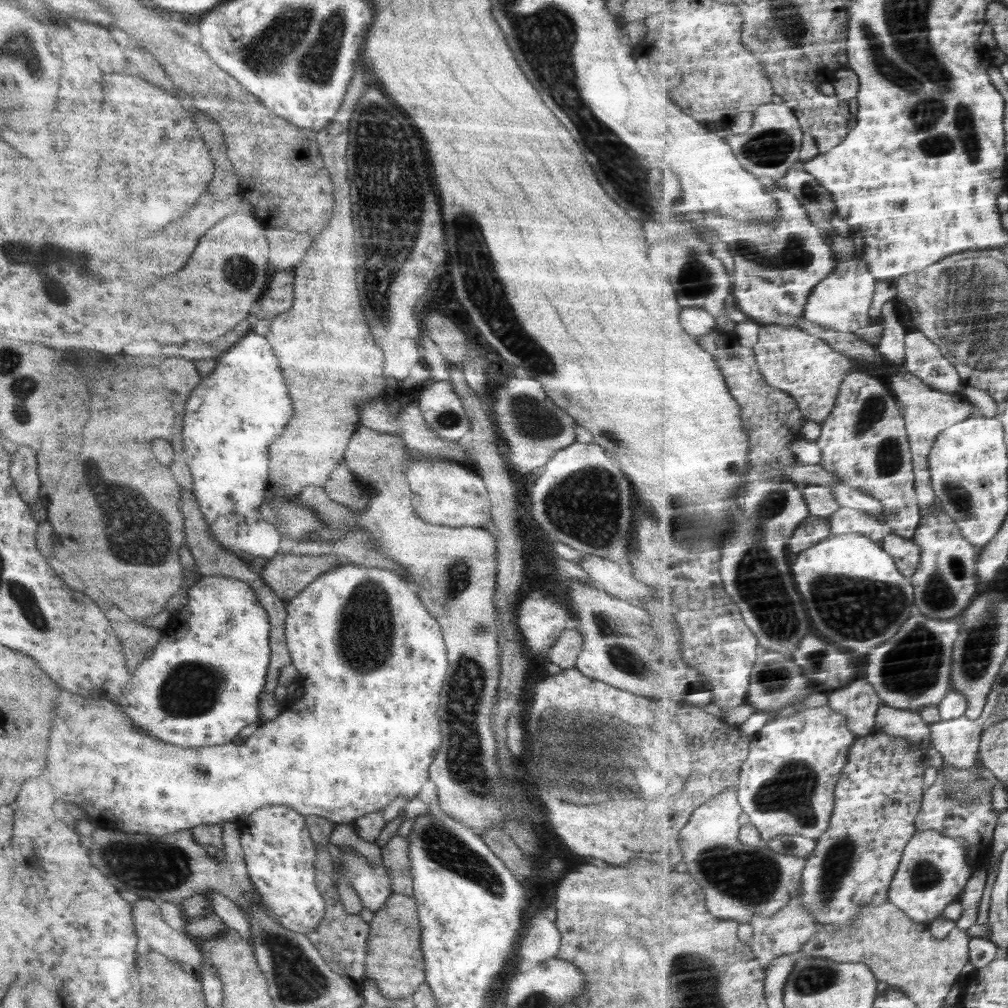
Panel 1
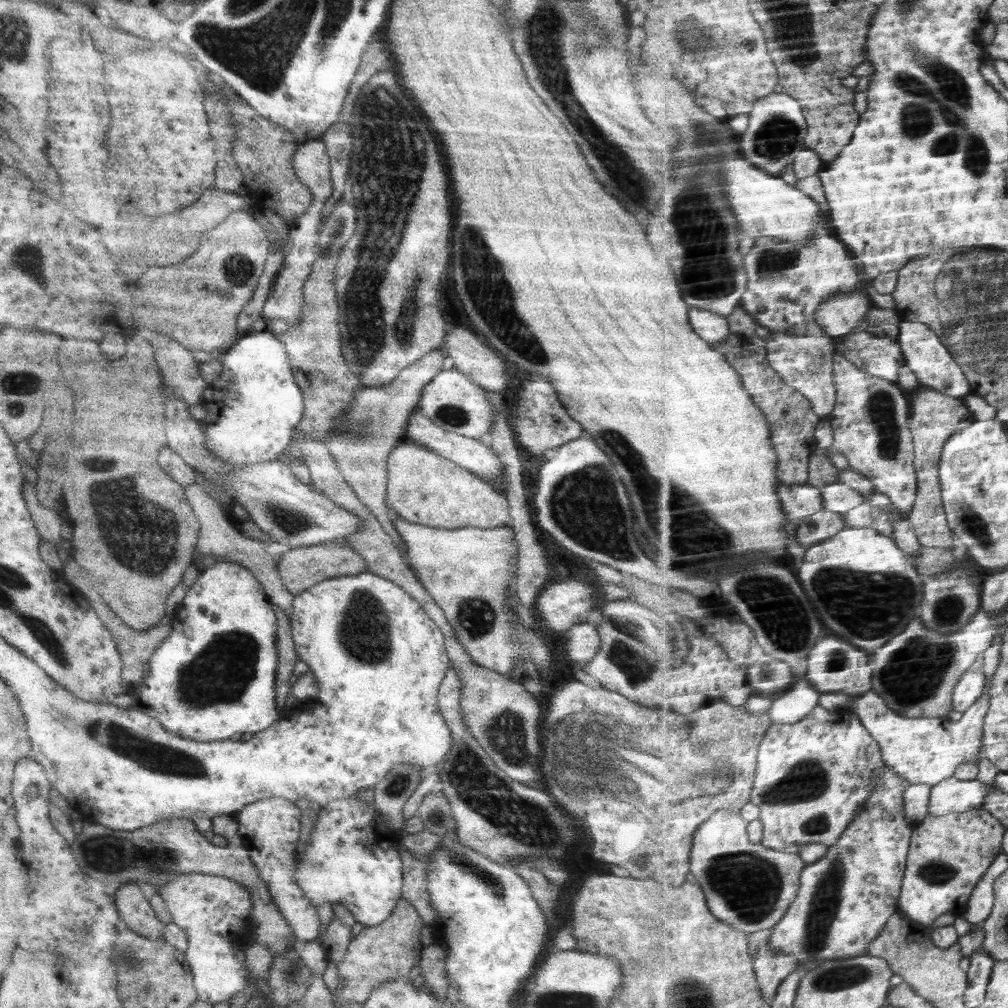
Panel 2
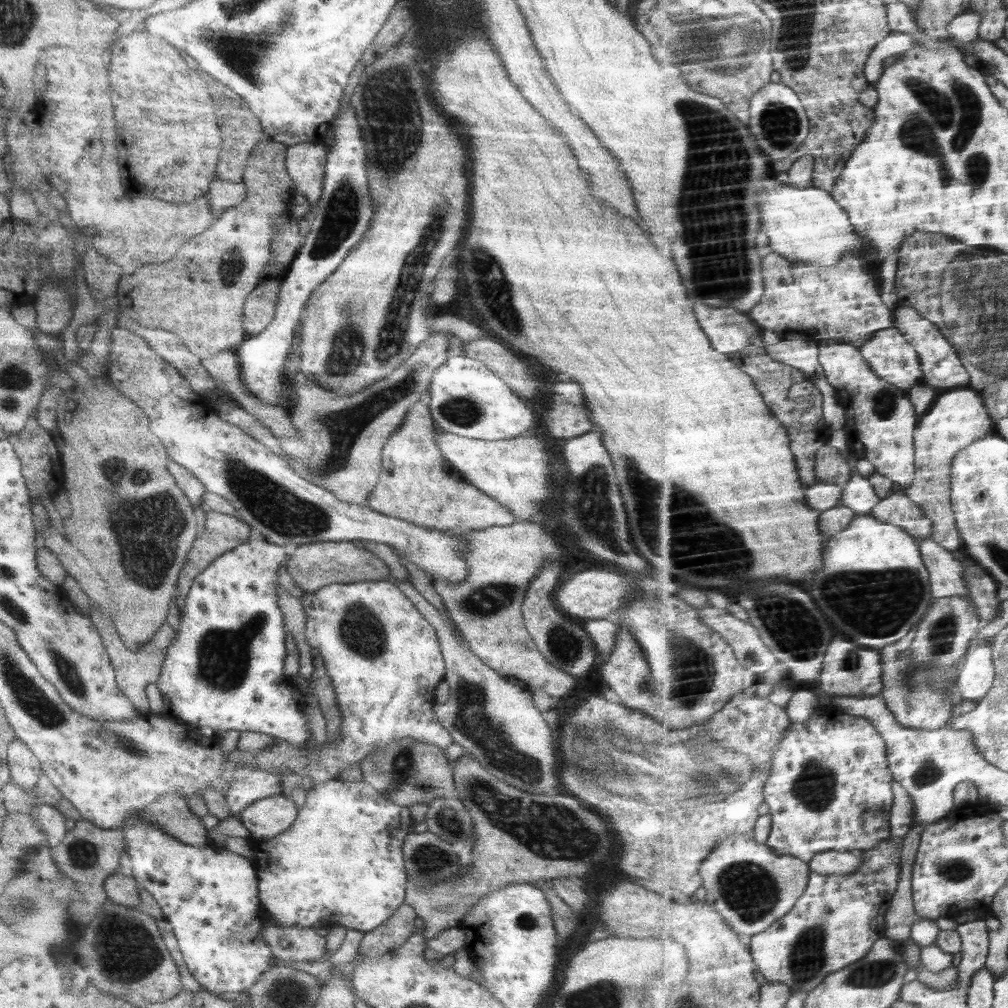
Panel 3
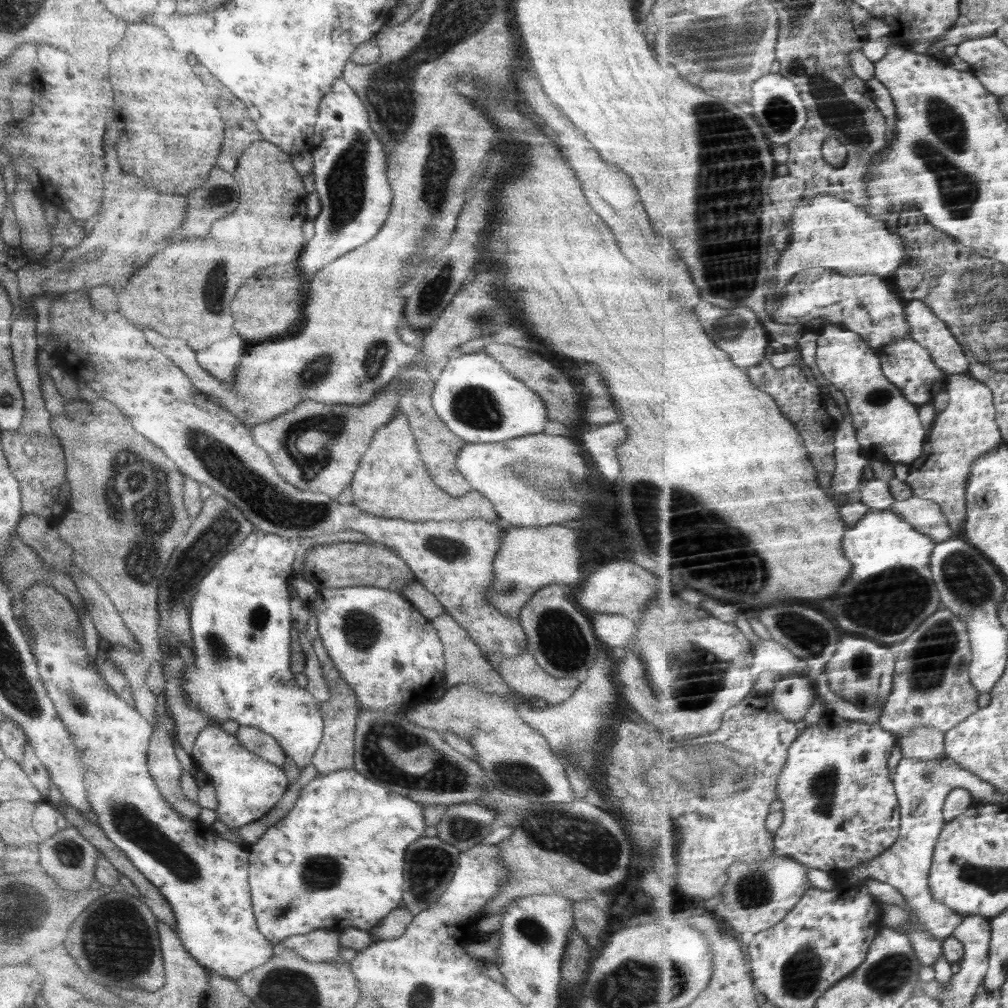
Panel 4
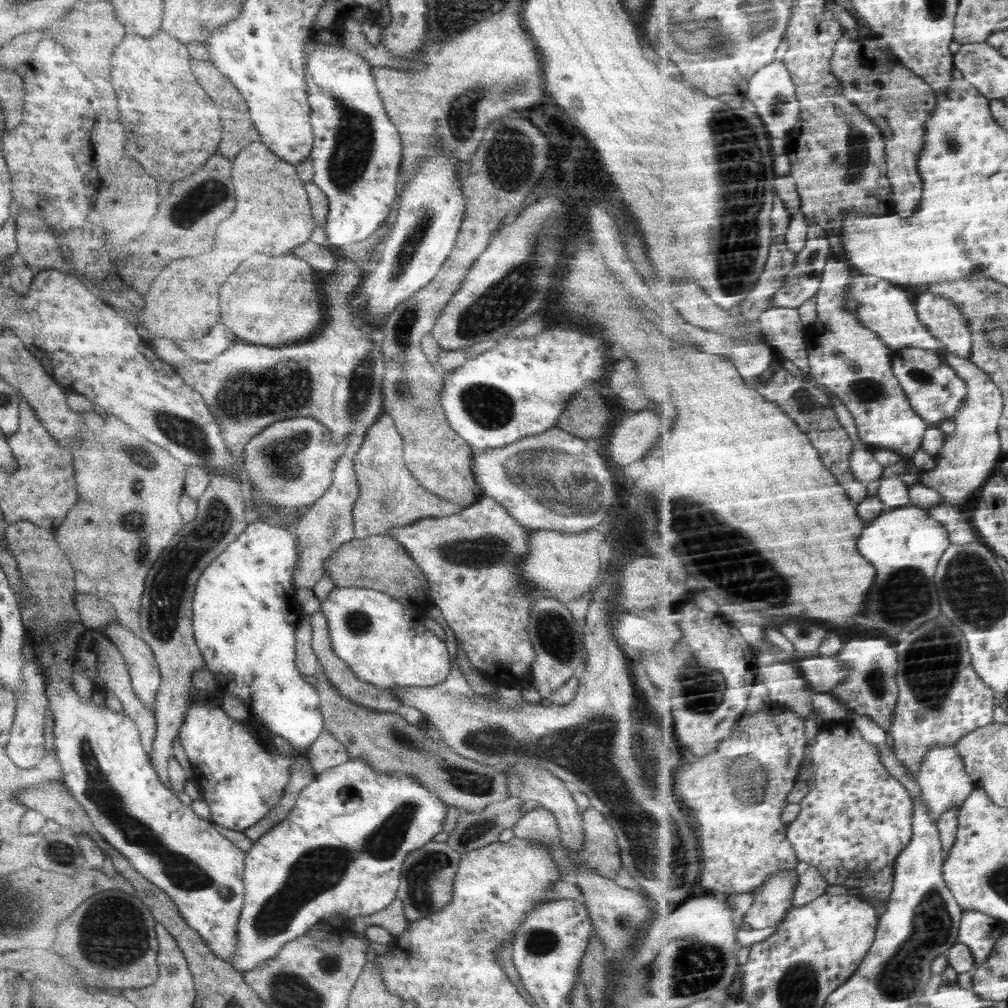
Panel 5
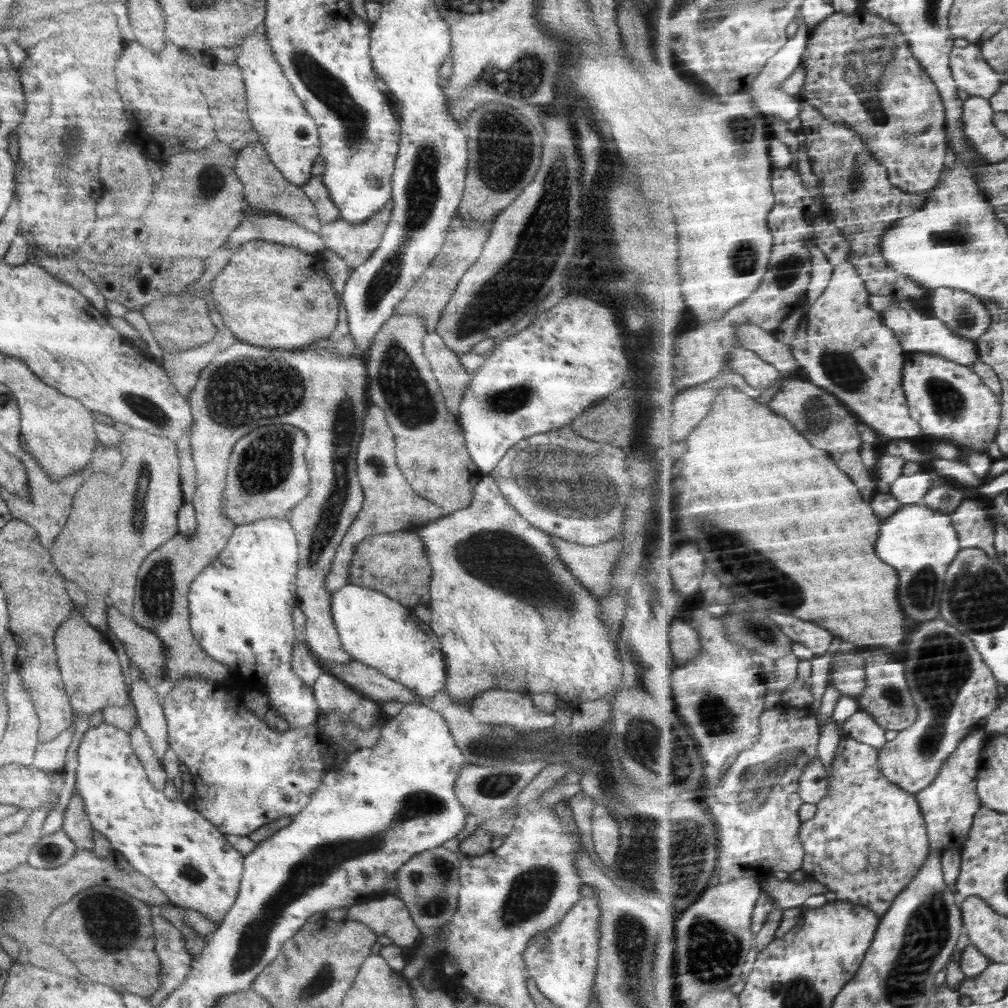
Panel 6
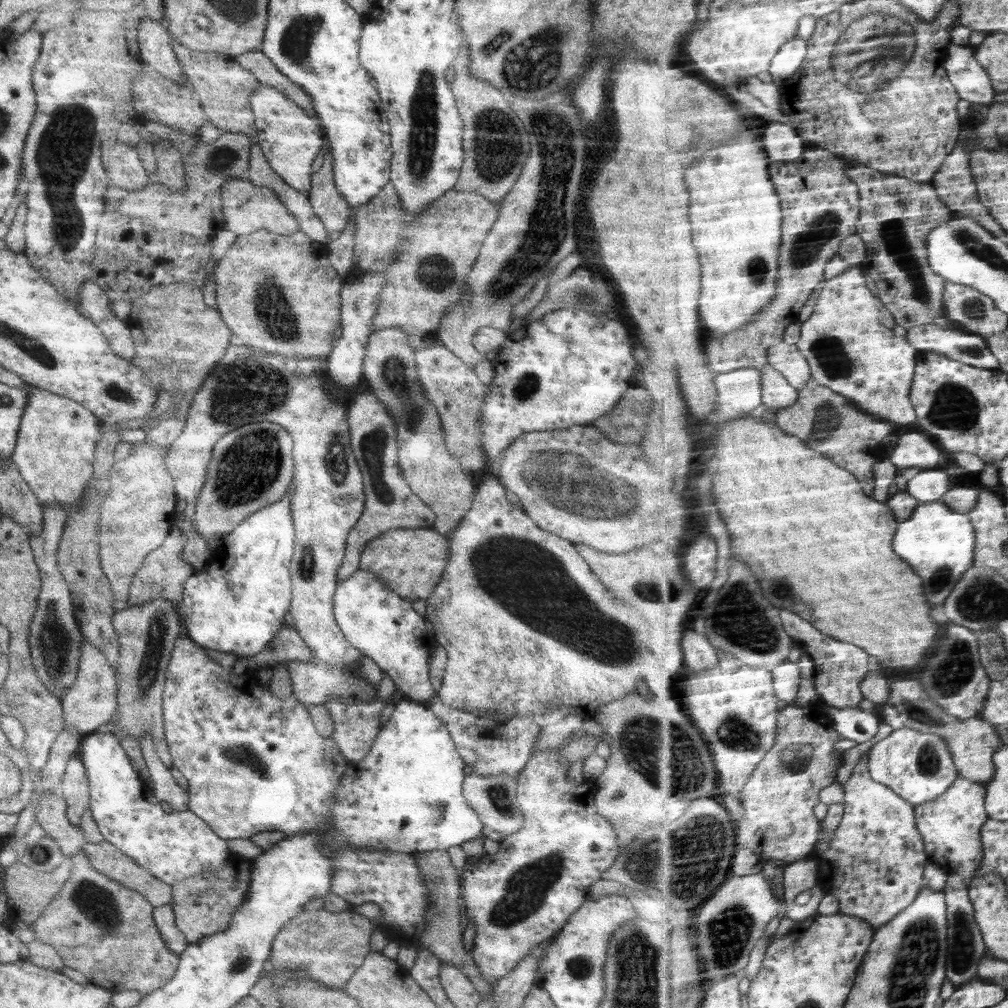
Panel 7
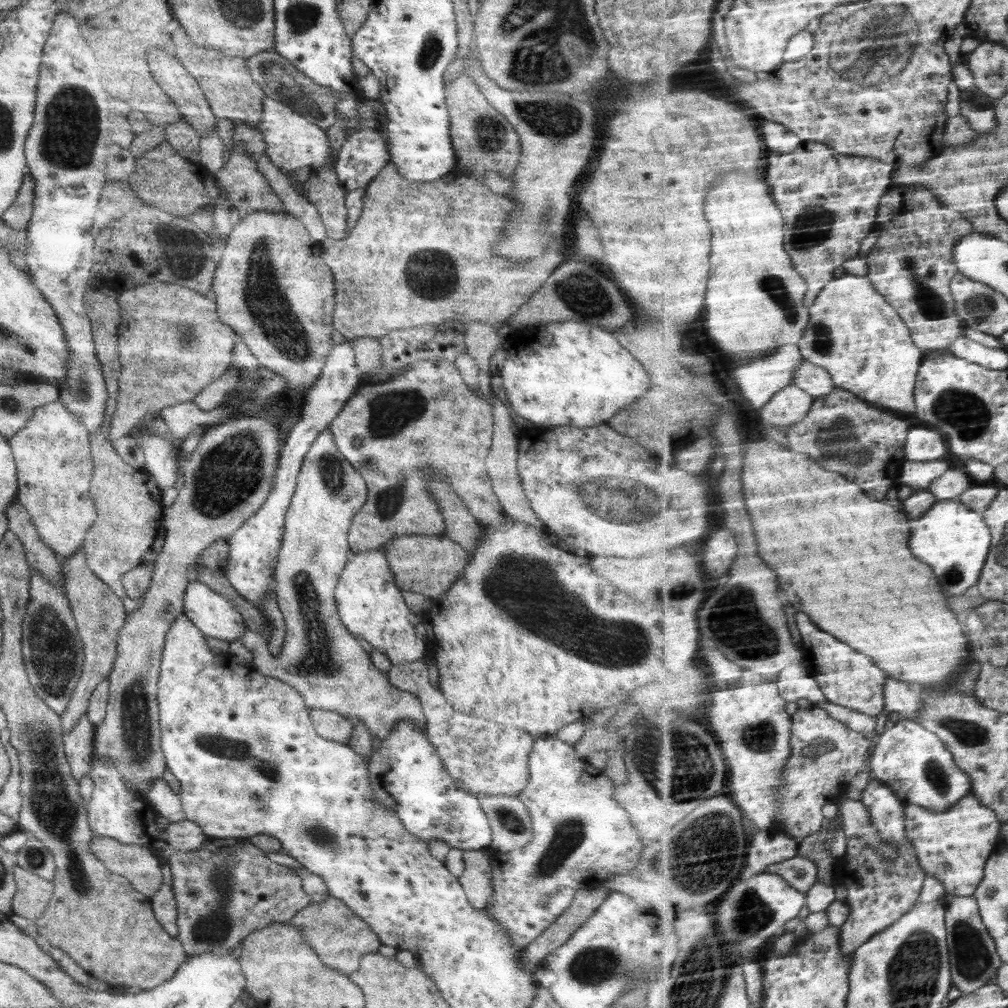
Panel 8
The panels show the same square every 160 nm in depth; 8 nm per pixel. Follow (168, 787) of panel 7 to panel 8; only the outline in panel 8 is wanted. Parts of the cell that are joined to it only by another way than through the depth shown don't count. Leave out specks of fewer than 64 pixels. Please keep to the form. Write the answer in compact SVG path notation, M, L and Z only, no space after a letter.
M158 778L158 780L152 782L152 788L144 796L144 799L156 813L166 817L170 824L185 819L179 794L174 794L163 778Z

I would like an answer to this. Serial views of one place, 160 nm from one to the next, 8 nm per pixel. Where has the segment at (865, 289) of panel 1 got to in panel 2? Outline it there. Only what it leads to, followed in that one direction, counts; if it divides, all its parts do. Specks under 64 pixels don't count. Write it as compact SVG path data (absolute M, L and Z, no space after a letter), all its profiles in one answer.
M840 293L826 302L817 318L830 337L845 336L862 324L873 307L866 293Z

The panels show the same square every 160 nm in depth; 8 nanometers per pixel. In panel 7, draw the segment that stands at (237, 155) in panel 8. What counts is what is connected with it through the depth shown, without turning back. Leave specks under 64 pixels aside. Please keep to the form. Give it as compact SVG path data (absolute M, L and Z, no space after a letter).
M230 176L221 188L221 201L223 206L224 226L234 235L252 234L255 230L269 230L282 236L290 236L300 230L297 220L288 212L284 203L277 194L265 186L256 186L245 176Z

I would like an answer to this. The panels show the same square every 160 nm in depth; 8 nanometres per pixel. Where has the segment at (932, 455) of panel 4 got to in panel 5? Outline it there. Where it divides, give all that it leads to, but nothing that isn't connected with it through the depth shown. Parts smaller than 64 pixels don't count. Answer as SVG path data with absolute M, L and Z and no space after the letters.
M948 353L947 361L957 368L958 375L962 376L962 379L968 381L969 400L961 408L961 414L956 420L957 427L954 433L947 438L943 452L934 456L937 467L933 471L922 472L920 482L930 488L938 489L938 492L942 492L945 502L949 505L962 507L965 502L972 500L971 497L975 497L974 492L978 492L987 483L989 478L998 470L1001 460L1005 457L1001 439L1001 418L1005 412L1006 399L1005 393L998 386L998 383L994 382L990 372L982 370L982 367L978 366L972 358L962 358L957 354Z

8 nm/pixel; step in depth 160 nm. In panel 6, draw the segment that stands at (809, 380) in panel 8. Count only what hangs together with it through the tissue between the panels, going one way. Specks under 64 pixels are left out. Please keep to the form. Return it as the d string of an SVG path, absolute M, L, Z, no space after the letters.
M754 323L742 325L737 332L741 346L757 352L764 360L775 364L784 378L803 370L794 356L792 344L784 344L778 340L776 334L764 330Z

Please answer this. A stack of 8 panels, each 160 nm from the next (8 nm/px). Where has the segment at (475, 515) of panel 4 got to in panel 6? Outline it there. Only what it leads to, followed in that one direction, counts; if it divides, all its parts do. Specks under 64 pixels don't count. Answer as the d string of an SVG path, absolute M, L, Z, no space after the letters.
M370 404L366 411L363 433L357 448L357 477L363 490L363 505L355 521L344 535L333 558L330 572L325 576L325 587L330 593L349 583L349 568L359 542L375 534L390 531L415 530L427 522L440 519L441 510L430 501L416 494L402 471L398 468L394 452L394 436L388 424L383 422L381 411Z

